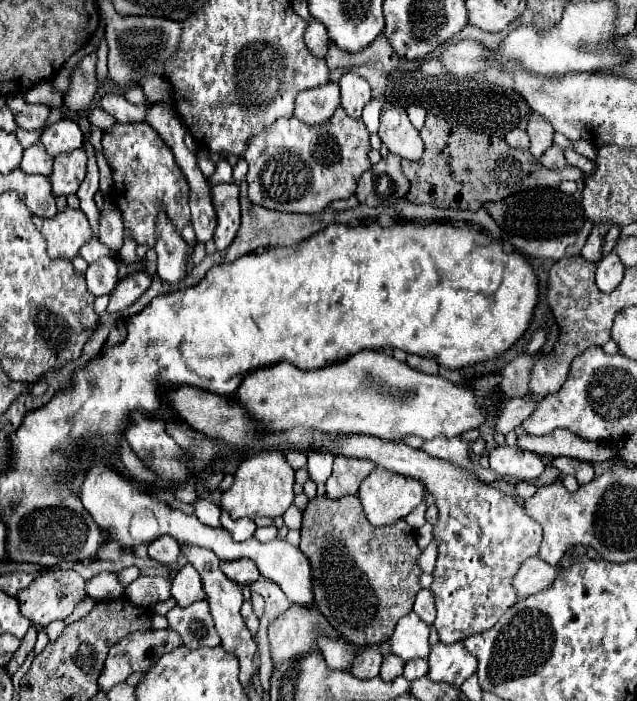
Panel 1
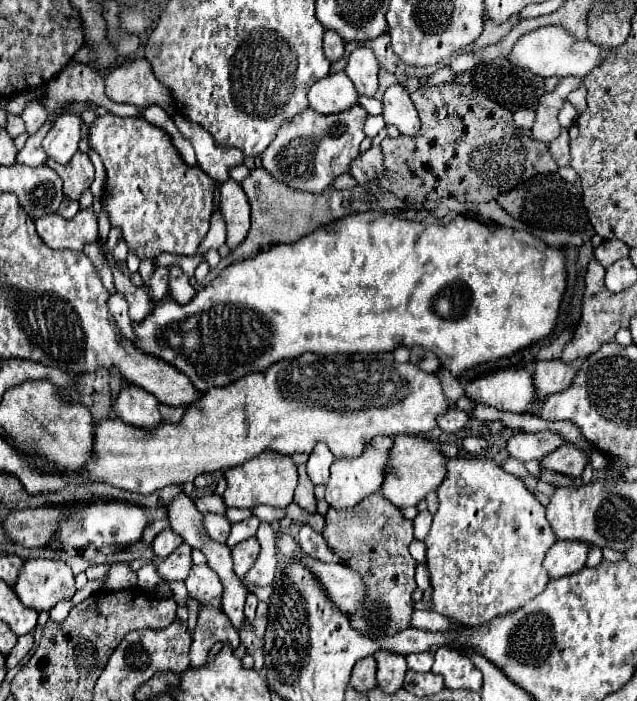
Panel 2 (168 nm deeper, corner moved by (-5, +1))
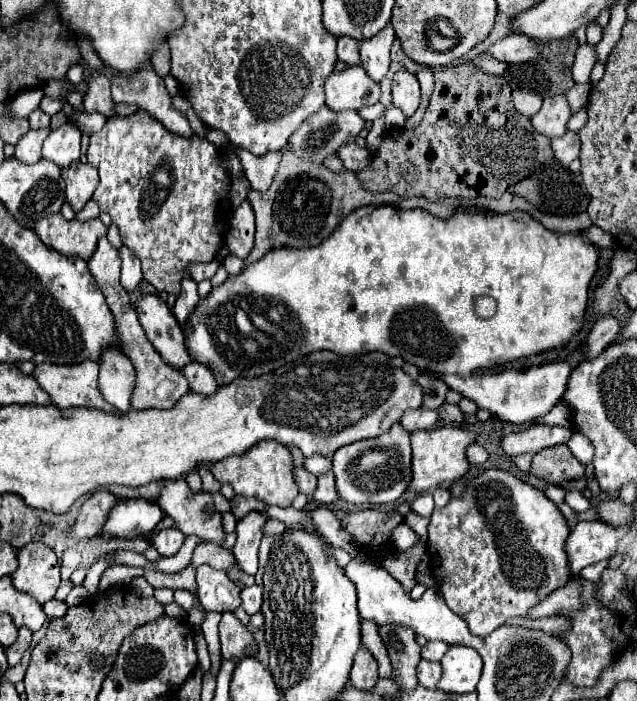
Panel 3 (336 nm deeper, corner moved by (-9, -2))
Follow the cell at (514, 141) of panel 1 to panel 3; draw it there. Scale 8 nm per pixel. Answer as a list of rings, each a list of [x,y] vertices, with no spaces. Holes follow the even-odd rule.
[[[513,91],[513,103],[515,103],[515,109],[525,115],[525,117],[533,117],[539,107],[541,107],[541,97],[537,93],[531,93],[531,91]]]

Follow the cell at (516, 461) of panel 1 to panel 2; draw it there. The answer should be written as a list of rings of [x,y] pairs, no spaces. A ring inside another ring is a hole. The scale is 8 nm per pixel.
[[[517,432],[509,438],[507,450],[513,458],[527,462],[527,460],[541,460],[553,448],[563,444],[563,436],[557,432]]]

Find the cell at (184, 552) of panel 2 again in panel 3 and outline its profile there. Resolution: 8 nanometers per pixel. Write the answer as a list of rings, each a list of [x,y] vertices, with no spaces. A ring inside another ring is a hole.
[[[199,543],[193,551],[193,557],[191,557],[191,567],[197,569],[199,565],[211,565],[213,569],[221,569],[225,571],[229,565],[235,563],[235,557],[229,549],[223,549],[215,543]]]

